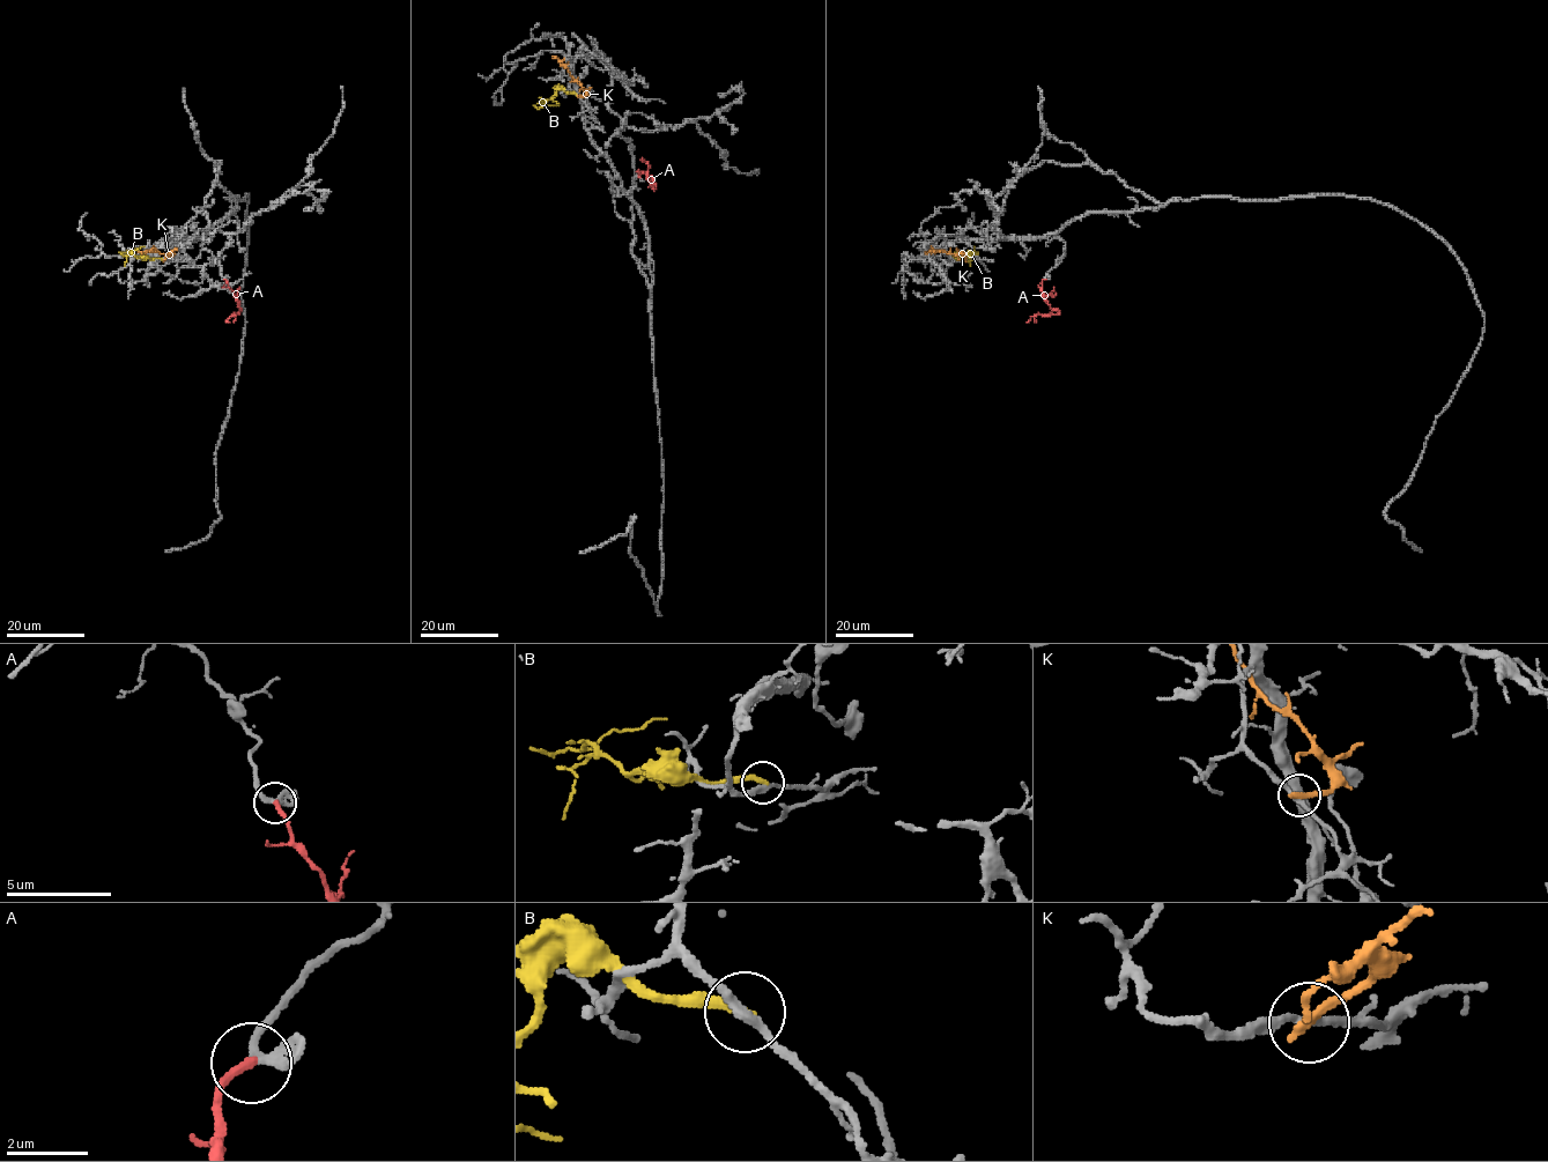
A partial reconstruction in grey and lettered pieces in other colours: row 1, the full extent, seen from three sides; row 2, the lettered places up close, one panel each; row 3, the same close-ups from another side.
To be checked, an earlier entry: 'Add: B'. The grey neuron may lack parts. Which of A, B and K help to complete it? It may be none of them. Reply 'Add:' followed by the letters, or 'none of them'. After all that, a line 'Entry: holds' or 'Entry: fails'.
Add: A
Entry: fails

